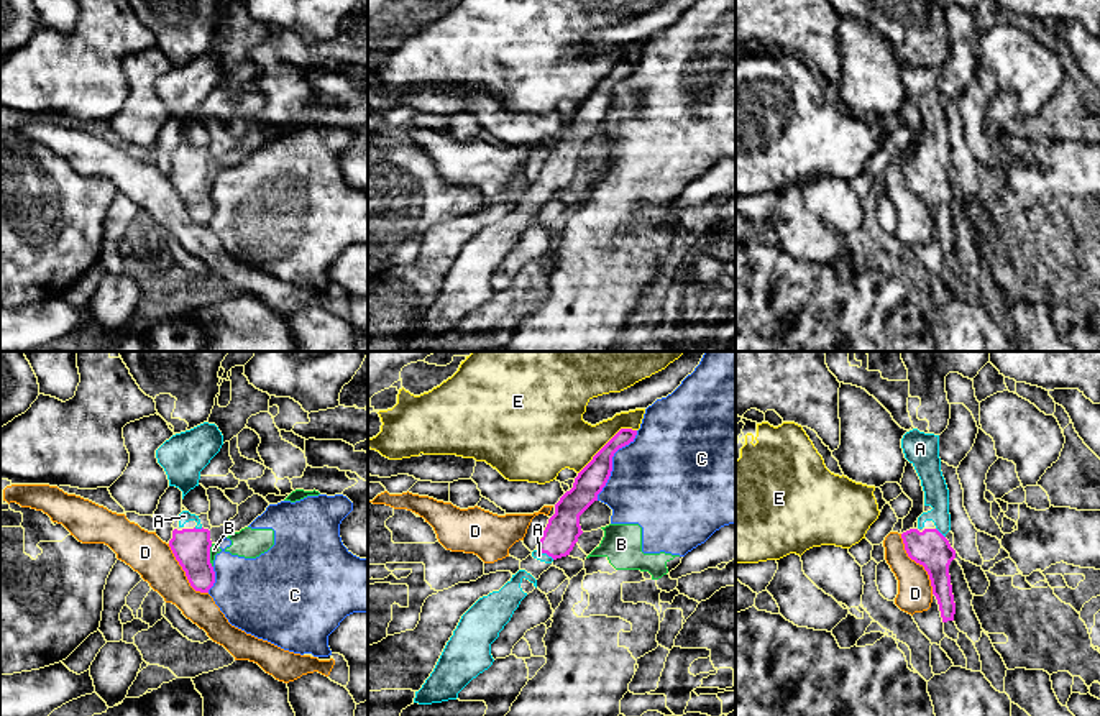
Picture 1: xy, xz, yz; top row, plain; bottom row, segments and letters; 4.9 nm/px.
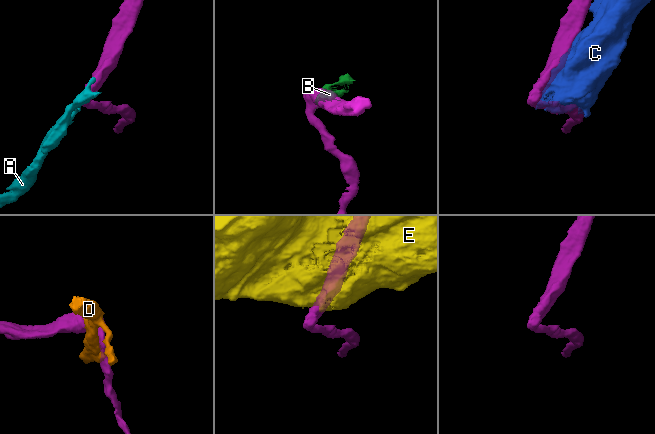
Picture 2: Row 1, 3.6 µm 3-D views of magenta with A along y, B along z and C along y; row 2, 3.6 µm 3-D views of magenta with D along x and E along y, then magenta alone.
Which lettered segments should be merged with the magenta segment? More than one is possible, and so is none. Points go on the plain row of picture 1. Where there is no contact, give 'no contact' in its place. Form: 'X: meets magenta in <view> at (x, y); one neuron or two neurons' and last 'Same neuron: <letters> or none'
A: meets magenta in xz at (545, 184); one neuron
B: meets magenta in xy at (209, 188); two neurons
C: meets magenta in xz at (611, 96); two neurons
D: meets magenta in yz at (918, 194); two neurons
E: meets magenta in xz at (606, 76); two neurons
Same neuron: A

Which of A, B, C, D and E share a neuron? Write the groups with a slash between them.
A / B C / D / E

